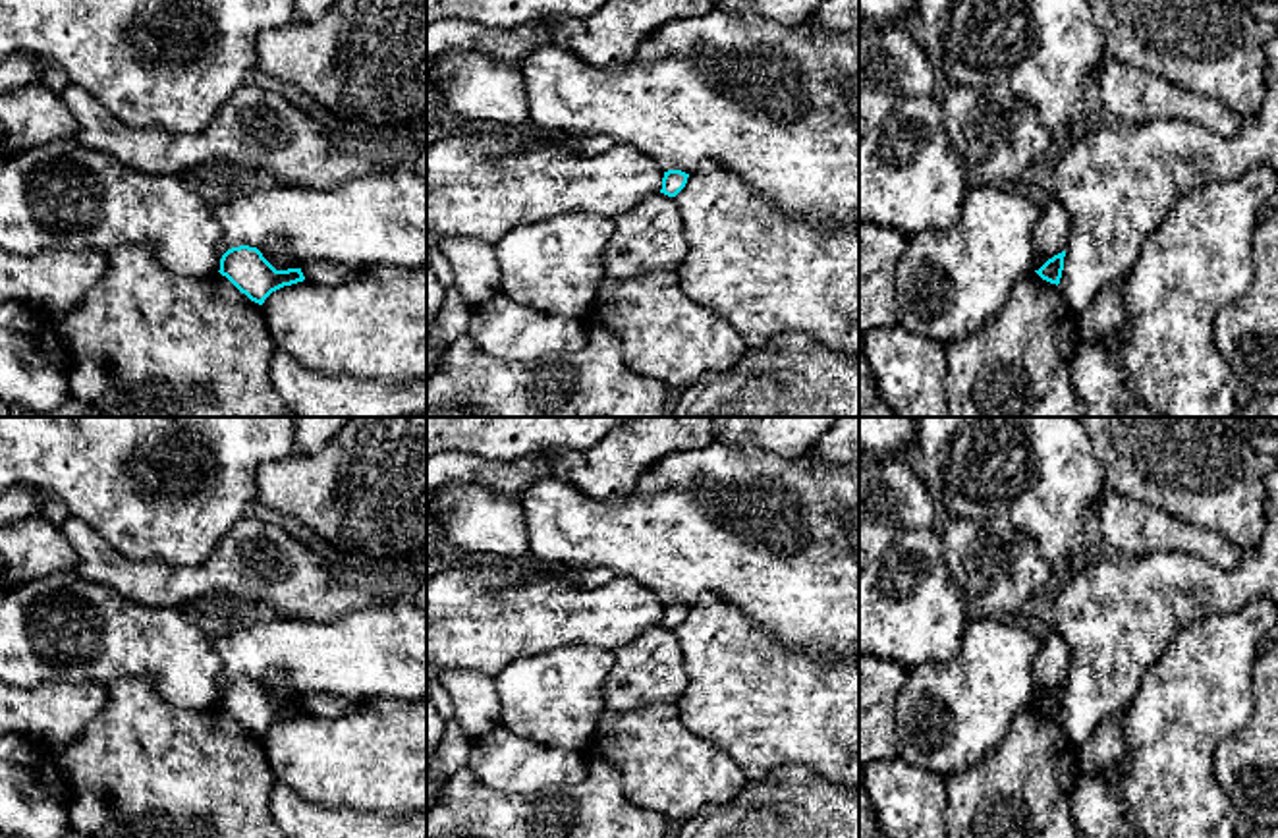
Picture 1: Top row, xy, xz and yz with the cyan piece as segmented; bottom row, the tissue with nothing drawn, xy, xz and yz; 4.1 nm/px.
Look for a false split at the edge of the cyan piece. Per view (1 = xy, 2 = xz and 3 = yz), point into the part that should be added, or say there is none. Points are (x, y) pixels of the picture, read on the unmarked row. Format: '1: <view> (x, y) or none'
1: none
2: none
3: none

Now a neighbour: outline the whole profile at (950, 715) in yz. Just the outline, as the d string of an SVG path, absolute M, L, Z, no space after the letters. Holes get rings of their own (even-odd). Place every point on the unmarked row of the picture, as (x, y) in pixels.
M1025 620L967 622L959 653L948 662L907 670L898 693L898 757L950 776L977 765L1008 734L1015 714L1035 703L1035 658L1041 631Z

